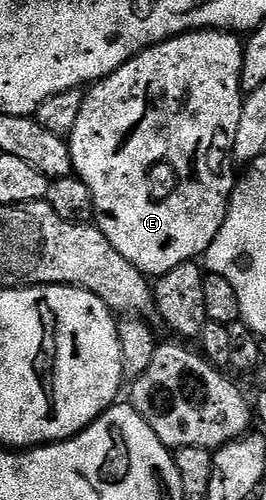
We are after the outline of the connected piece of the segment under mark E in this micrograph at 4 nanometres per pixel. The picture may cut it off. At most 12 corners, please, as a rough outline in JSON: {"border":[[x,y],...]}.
{"border":[[242,38],[144,49],[67,140],[107,243],[156,279],[229,210]]}

